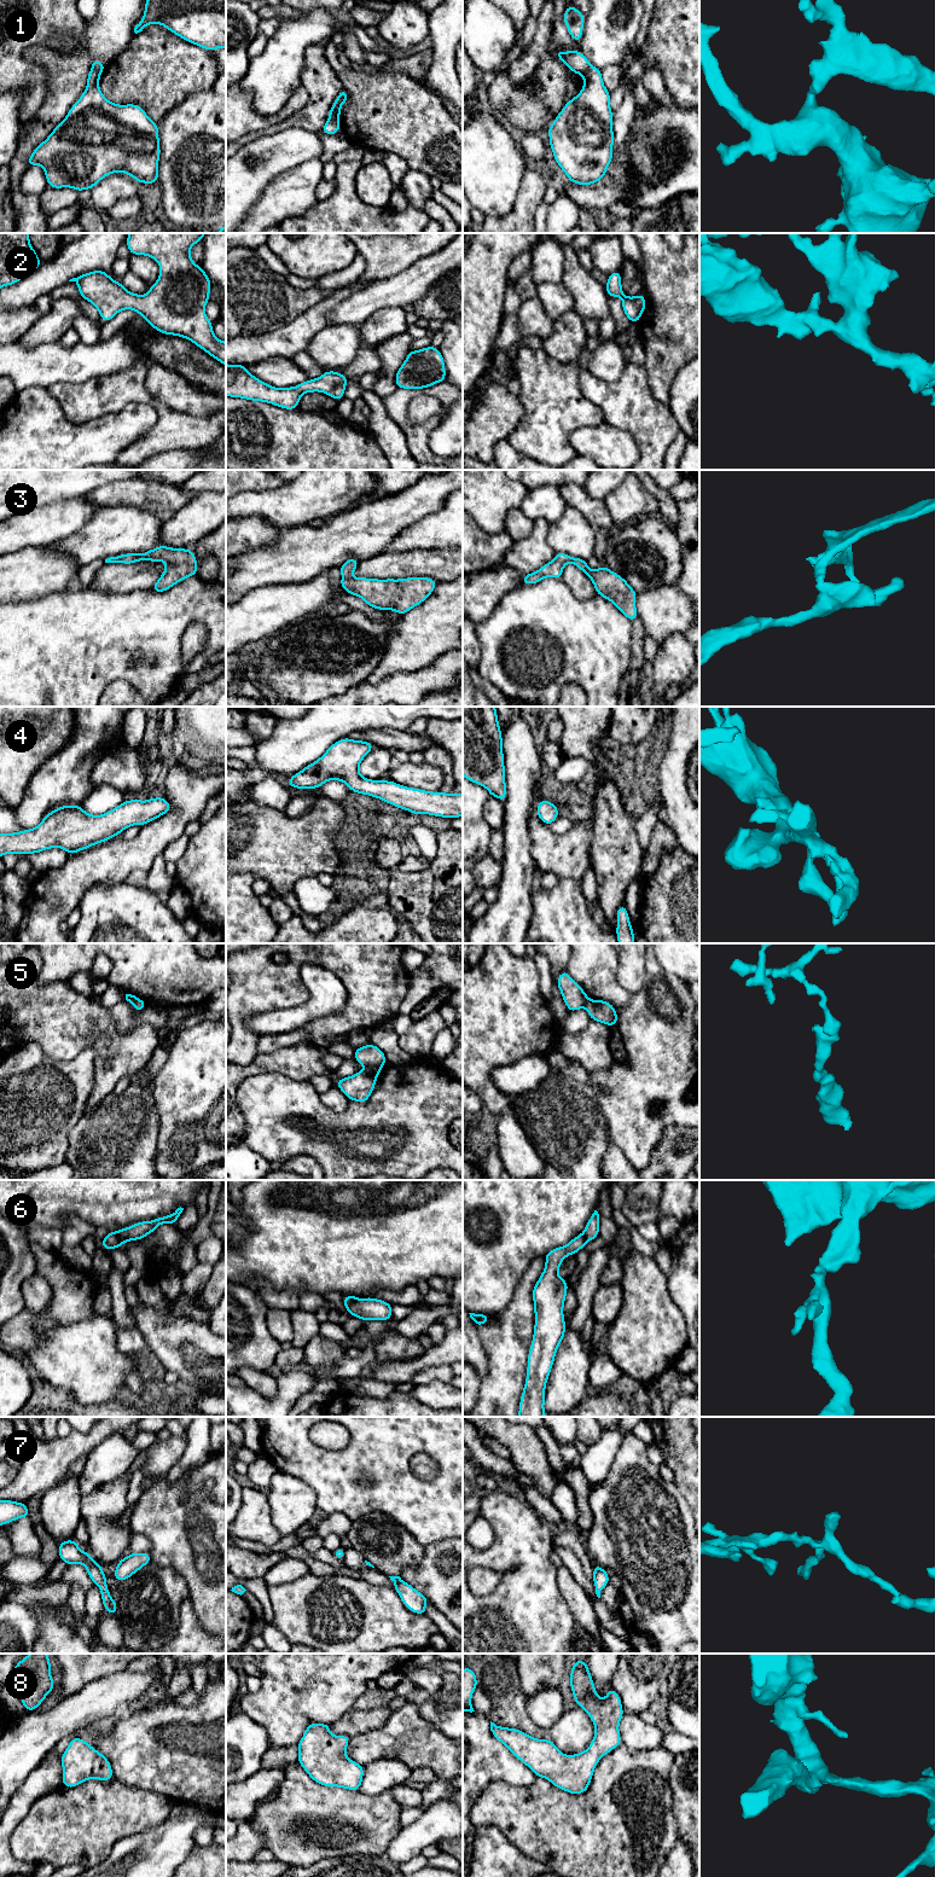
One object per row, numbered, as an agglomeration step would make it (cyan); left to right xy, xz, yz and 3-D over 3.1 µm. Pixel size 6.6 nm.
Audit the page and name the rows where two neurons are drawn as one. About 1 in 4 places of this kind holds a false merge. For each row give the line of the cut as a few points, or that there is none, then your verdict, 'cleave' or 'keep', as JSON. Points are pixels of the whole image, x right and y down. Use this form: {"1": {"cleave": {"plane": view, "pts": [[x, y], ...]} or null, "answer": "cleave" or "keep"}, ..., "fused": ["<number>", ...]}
{"1": {"cleave": {"plane": "xy", "pts": [[92, 67], [102, 70]]}, "answer": "cleave"}, "2": {"cleave": null, "answer": "keep"}, "3": {"cleave": null, "answer": "keep"}, "4": {"cleave": null, "answer": "keep"}, "5": {"cleave": {"plane": "xz", "pts": [[382, 1065], [375, 1065], [366, 1070]]}, "answer": "cleave"}, "6": {"cleave": {"plane": "xz", "pts": [[358, 1299], [347, 1311]]}, "answer": "cleave"}, "7": {"cleave": null, "answer": "keep"}, "8": {"cleave": null, "answer": "keep"}, "fused": ["1", "5", "6"]}

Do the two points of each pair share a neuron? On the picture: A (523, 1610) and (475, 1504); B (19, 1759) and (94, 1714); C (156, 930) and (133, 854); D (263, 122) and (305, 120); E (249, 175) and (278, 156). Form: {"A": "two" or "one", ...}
{"A": "two", "B": "one", "C": "two", "D": "two", "E": "one"}

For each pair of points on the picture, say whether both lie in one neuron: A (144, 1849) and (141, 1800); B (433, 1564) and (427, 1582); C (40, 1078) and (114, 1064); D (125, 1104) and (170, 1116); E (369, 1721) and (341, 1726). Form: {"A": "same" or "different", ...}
{"A": "different", "B": "same", "C": "different", "D": "different", "E": "same"}

